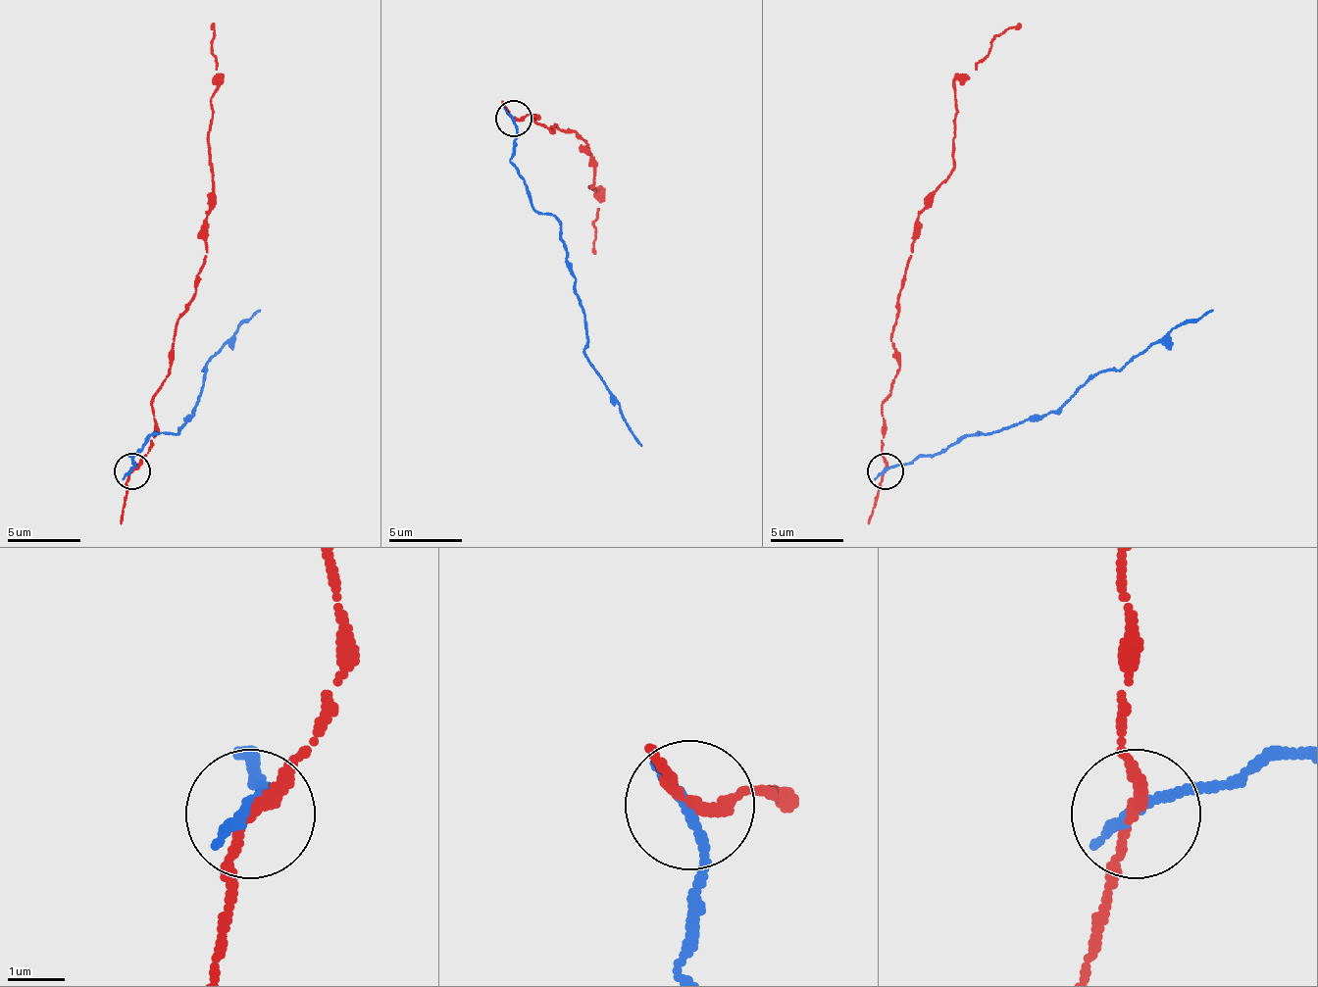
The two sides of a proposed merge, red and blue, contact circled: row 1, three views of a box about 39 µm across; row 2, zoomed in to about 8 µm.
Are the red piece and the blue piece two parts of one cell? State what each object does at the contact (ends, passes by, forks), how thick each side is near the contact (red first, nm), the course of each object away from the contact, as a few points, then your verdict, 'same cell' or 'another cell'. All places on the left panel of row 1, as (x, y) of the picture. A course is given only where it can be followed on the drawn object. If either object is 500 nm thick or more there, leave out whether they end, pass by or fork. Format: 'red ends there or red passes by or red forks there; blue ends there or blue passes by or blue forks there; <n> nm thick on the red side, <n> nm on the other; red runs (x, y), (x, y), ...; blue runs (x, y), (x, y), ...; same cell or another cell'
red passes by; blue ends there; 190 nm thick on the red side, 240 nm on the other; red runs (130, 471), (149, 450), (153, 402), (171, 366), (175, 325), (208, 252), (208, 123), (219, 83), (215, 22); blue runs (130, 471), (130, 457), (149, 435), (178, 431), (193, 413), (204, 380), (204, 366), (237, 328), (259, 311); another cell

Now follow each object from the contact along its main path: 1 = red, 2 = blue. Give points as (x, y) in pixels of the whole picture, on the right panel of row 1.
1: (885, 471), (881, 402), (899, 366), (891, 325), (914, 222), (954, 168), (954, 83), (1020, 22)
2: (885, 471), (932, 457), (972, 435), (1056, 413), (1089, 380), (1126, 366), (1174, 328), (1214, 311)

